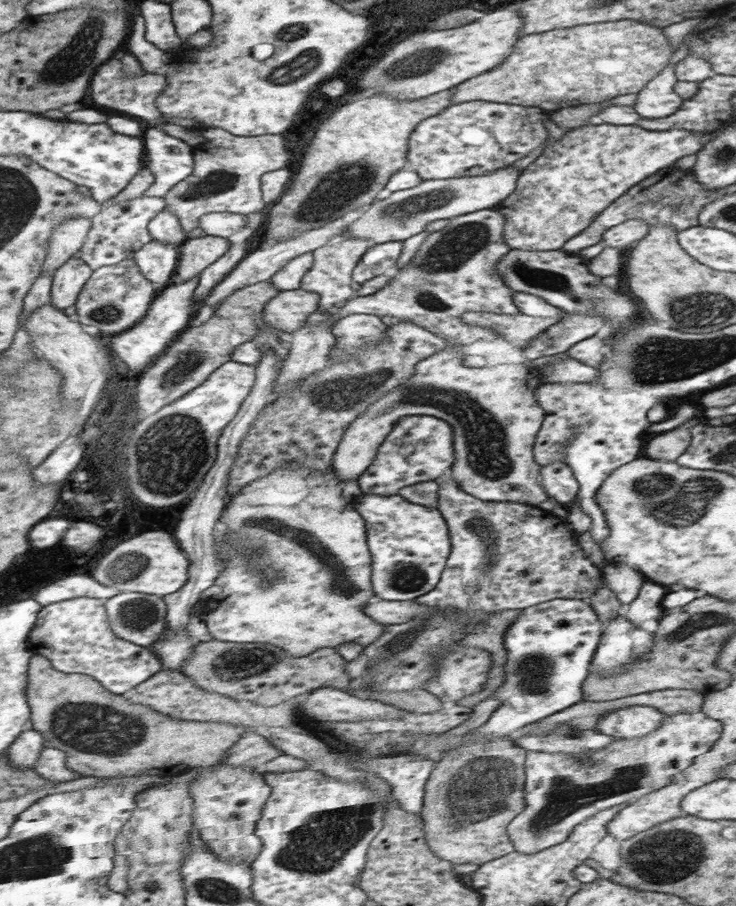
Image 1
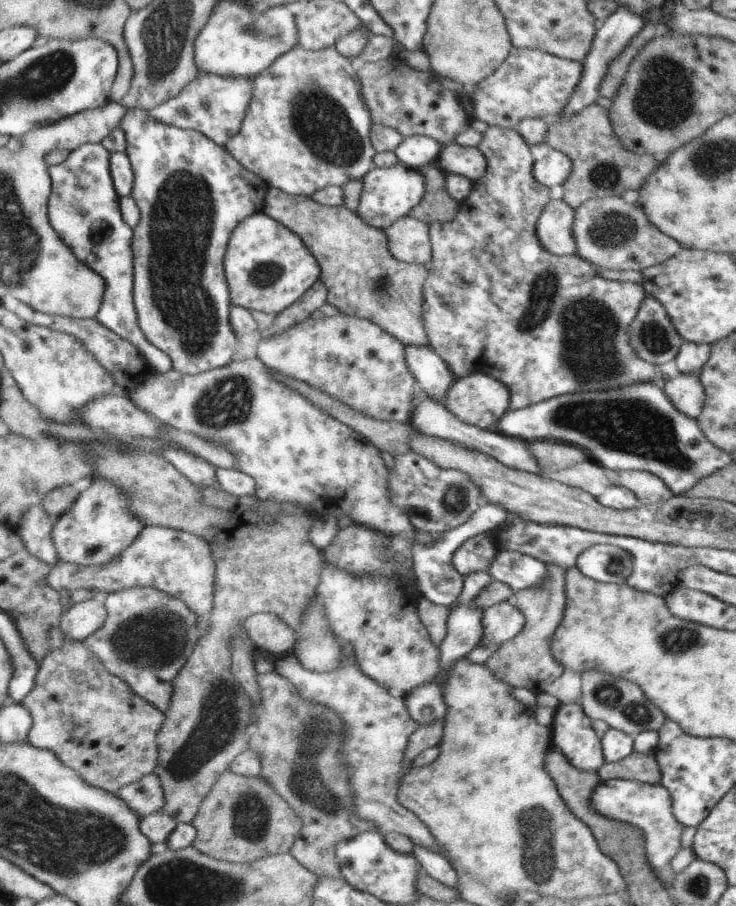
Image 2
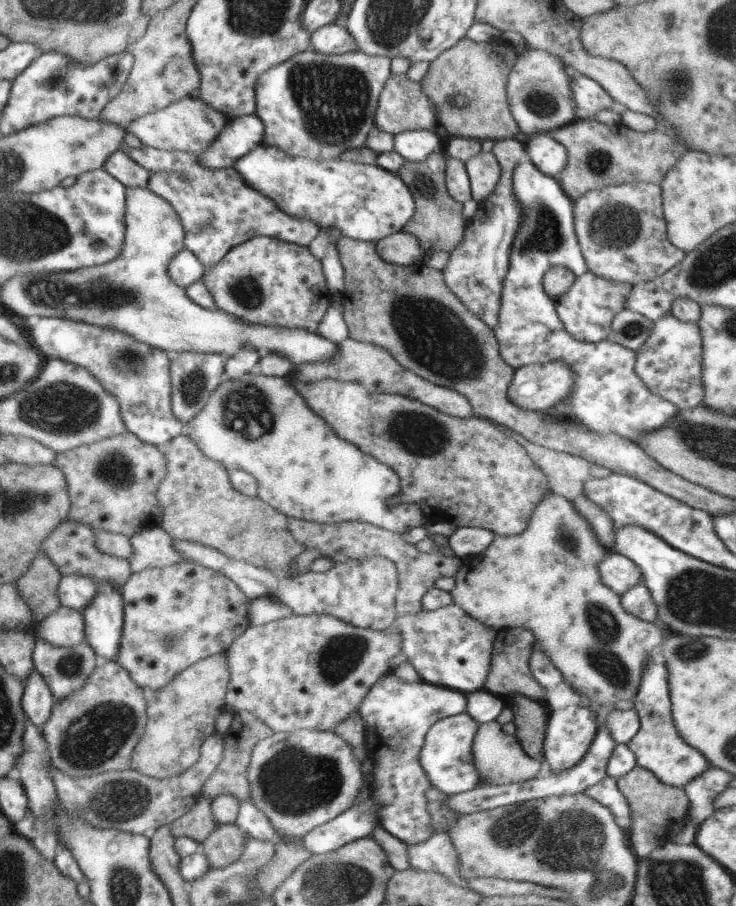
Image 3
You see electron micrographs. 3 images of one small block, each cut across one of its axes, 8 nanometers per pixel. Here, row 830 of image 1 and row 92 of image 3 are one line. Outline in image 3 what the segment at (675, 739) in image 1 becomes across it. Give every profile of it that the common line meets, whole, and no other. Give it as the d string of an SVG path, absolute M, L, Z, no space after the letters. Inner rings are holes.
M534 49L523 51L518 68L514 68L514 76L508 78L509 104L514 104L514 120L522 124L522 139L550 133L576 120L576 98L573 96L570 72L565 62L556 55Z

